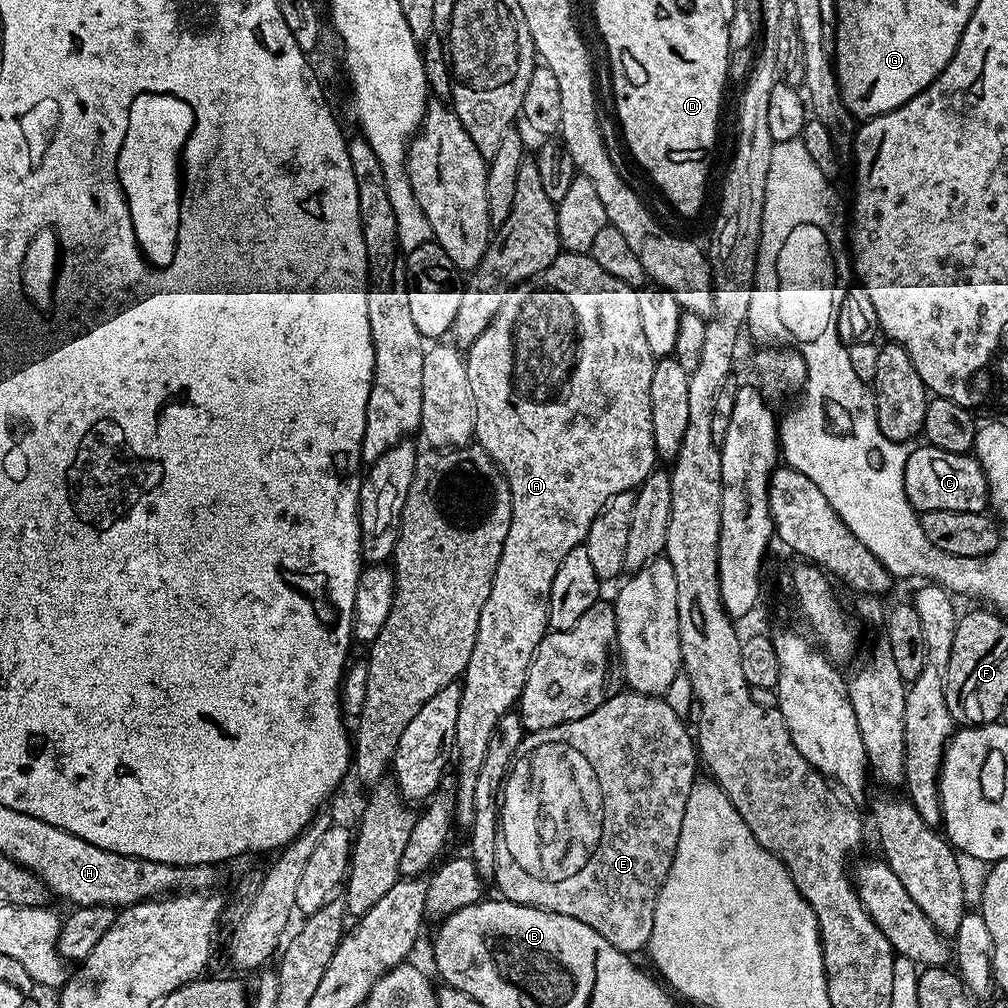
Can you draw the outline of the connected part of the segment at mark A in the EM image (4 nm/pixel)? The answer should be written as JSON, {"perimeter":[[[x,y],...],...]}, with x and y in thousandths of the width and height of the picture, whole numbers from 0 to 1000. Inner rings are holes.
{"perimeter":[[[557,249],[556,254],[548,263],[542,268],[538,268],[533,274],[526,278],[520,279],[518,282],[513,282],[511,286],[501,292],[498,304],[494,304],[494,312],[490,312],[490,315],[486,319],[486,323],[482,323],[482,327],[478,327],[478,331],[474,333],[467,344],[462,347],[462,371],[466,371],[466,388],[470,391],[470,403],[472,404],[472,432],[470,434],[471,439],[475,440],[477,444],[482,446],[482,450],[486,450],[486,454],[496,464],[496,469],[501,472],[506,482],[506,490],[508,491],[508,513],[506,514],[506,526],[502,530],[502,538],[498,542],[498,554],[494,554],[494,562],[490,569],[490,577],[486,581],[486,593],[482,593],[482,601],[478,601],[478,613],[474,613],[474,633],[470,637],[470,649],[466,649],[466,657],[462,661],[458,672],[458,682],[456,688],[458,688],[458,696],[454,700],[454,724],[452,725],[452,741],[450,743],[451,753],[456,753],[456,759],[452,762],[452,778],[450,777],[450,785],[452,787],[452,817],[455,820],[460,820],[460,823],[467,822],[470,815],[470,784],[474,781],[474,768],[478,765],[478,760],[482,756],[482,740],[486,740],[486,732],[490,728],[490,724],[494,720],[494,716],[502,707],[509,705],[515,699],[516,689],[522,681],[522,669],[526,669],[526,661],[528,655],[532,652],[534,641],[538,637],[538,633],[546,626],[544,622],[544,598],[546,597],[546,581],[550,577],[550,569],[554,569],[554,562],[558,562],[558,554],[562,554],[562,550],[565,550],[565,546],[576,543],[578,541],[581,530],[585,526],[585,518],[589,518],[589,514],[593,514],[593,510],[597,506],[597,502],[601,502],[601,498],[605,498],[605,494],[609,494],[609,490],[617,490],[618,488],[626,488],[635,483],[635,479],[648,468],[652,463],[653,453],[651,451],[651,443],[649,442],[649,427],[645,419],[645,375],[649,375],[649,363],[651,357],[649,356],[644,343],[641,341],[640,330],[637,327],[636,312],[633,309],[633,289],[628,283],[617,280],[613,276],[609,276],[605,272],[601,272],[601,268],[597,268],[597,264],[593,264],[593,260],[587,258],[586,253],[577,250],[561,250]]]}

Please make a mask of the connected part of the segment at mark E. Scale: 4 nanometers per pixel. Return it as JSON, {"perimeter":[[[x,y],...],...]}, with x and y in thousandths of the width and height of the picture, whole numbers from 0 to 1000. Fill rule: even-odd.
{"perimeter":[[[626,685],[618,686],[612,690],[604,689],[597,696],[597,700],[581,708],[581,712],[573,712],[569,716],[562,716],[546,724],[524,726],[521,729],[519,745],[509,757],[498,783],[496,830],[490,877],[496,880],[495,888],[501,893],[573,911],[575,915],[581,915],[585,923],[593,923],[593,927],[597,927],[597,931],[601,931],[601,935],[605,935],[613,942],[631,946],[634,940],[635,943],[642,941],[643,932],[649,923],[651,892],[657,883],[657,875],[661,875],[661,867],[665,867],[665,859],[669,855],[673,827],[677,827],[677,808],[681,808],[681,792],[685,792],[687,779],[692,773],[690,767],[692,739],[685,722],[683,726],[682,720],[679,719],[680,711],[665,704],[662,693],[655,690],[639,690]]]}

